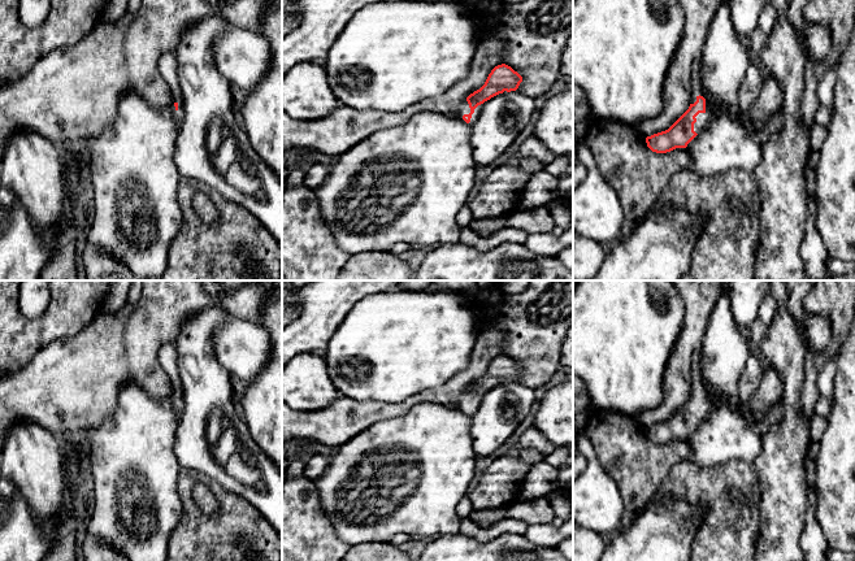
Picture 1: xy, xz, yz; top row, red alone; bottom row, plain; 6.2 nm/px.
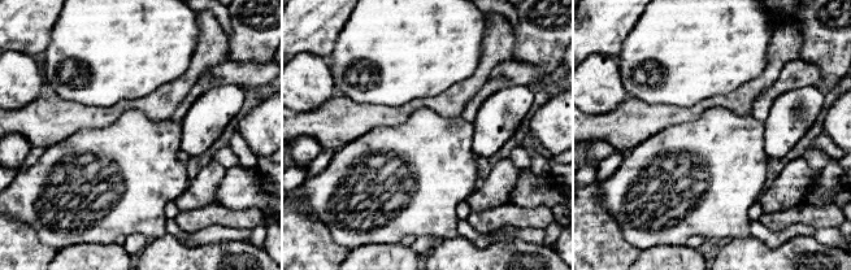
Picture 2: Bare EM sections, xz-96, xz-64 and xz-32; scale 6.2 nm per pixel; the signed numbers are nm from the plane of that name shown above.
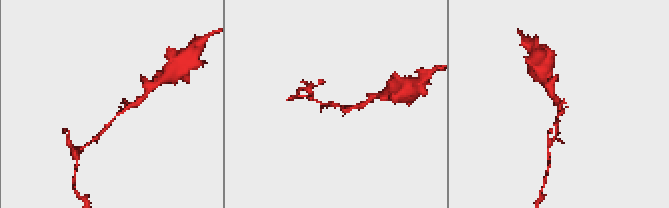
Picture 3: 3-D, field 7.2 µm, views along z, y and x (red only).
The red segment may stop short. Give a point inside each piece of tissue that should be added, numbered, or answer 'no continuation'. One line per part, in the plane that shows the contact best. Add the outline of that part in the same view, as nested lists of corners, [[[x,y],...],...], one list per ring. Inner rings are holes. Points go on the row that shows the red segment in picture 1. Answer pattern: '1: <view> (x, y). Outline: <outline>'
1: yz (697, 86). Outline: [[[696,57],[693,61],[690,77],[691,77],[691,104],[694,104],[696,101],[696,97],[699,95],[706,99],[706,112],[699,113],[695,117],[696,122],[694,123],[694,131],[696,134],[699,134],[704,129],[704,126],[707,125],[709,114],[711,114],[706,90],[704,90],[703,83],[702,83],[702,58],[700,57]]]

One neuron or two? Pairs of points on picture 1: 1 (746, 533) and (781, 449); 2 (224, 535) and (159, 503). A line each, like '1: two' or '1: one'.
1: two
2: two

